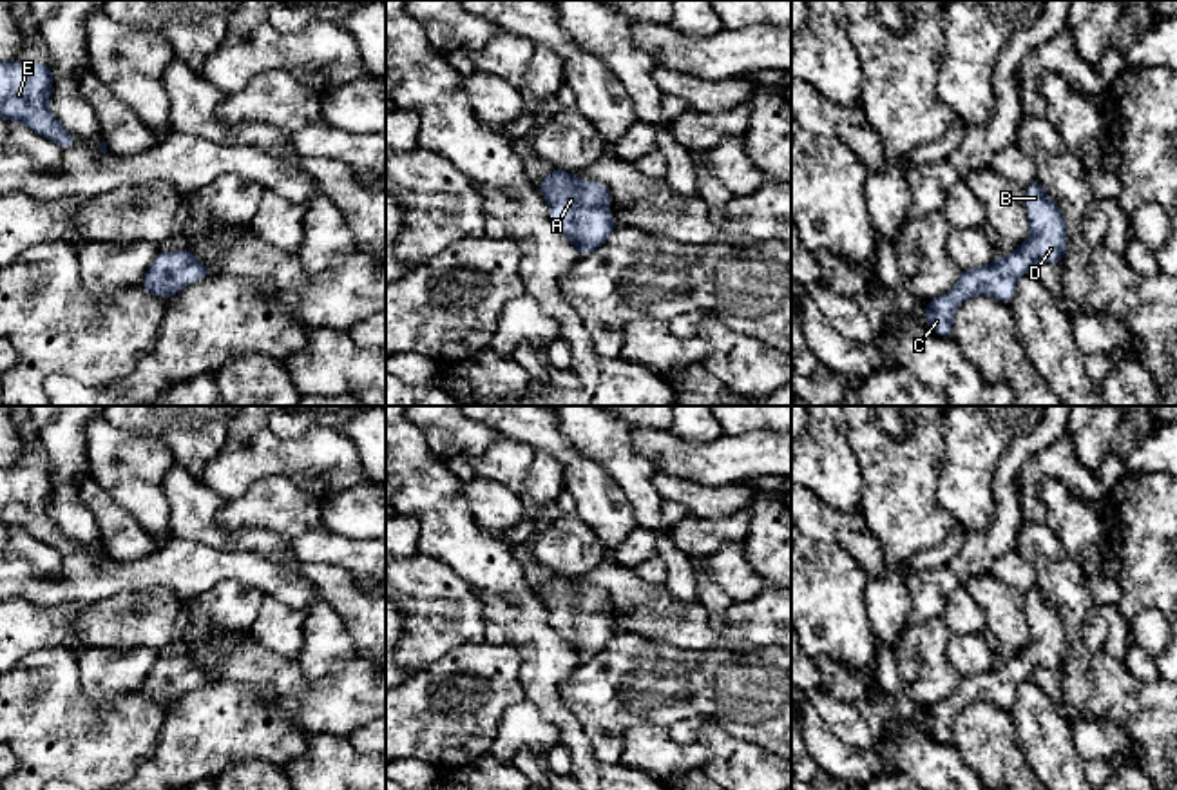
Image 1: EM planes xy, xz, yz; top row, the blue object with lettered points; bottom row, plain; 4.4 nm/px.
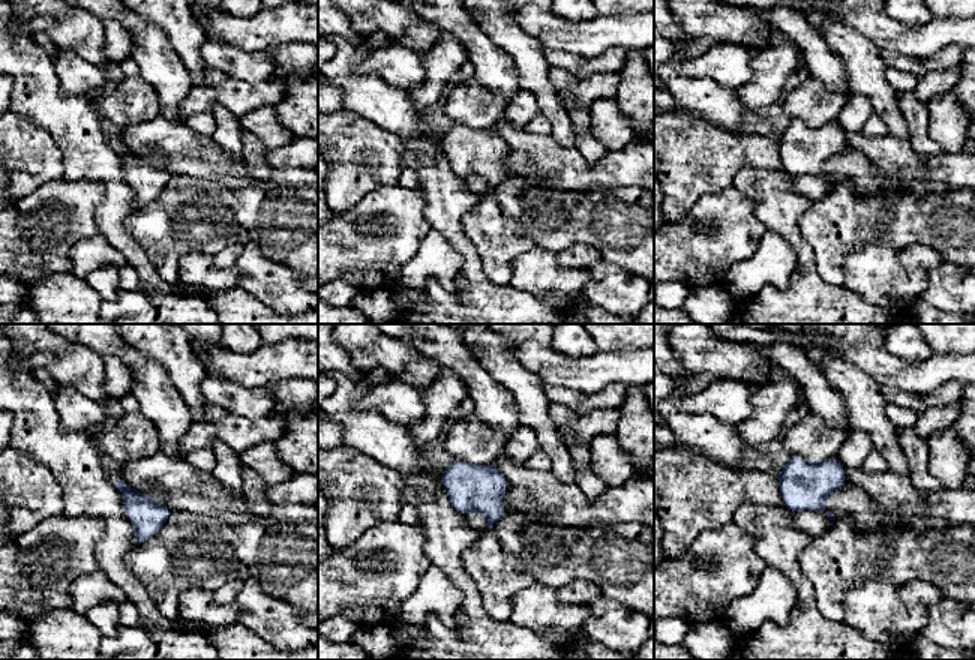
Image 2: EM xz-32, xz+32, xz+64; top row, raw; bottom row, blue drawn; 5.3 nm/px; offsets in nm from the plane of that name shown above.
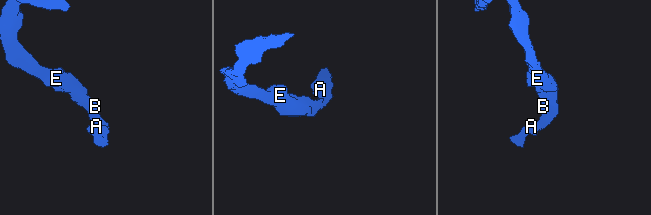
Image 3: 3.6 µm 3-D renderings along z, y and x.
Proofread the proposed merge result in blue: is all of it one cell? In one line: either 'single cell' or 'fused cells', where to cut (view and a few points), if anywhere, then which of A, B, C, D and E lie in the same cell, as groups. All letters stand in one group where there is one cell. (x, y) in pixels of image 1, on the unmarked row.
single cell; no cut; A B C D E

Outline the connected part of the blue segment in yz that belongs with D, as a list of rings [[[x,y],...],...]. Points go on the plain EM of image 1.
[[[1036,583],[1025,598],[1030,643],[1007,663],[980,674],[963,676],[949,699],[925,708],[925,728],[940,743],[952,745],[952,725],[963,705],[992,701],[1003,710],[1014,703],[1016,689],[1036,667],[1061,669],[1067,656],[1065,621]]]

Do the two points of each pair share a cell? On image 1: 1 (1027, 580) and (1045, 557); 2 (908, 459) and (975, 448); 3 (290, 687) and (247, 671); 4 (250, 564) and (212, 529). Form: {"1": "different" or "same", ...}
{"1": "different", "2": "different", "3": "same", "4": "different"}

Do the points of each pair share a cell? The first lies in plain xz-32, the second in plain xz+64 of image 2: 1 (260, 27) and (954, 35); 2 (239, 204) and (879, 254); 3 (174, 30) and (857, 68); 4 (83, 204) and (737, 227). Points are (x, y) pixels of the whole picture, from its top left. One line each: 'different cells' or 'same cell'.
1: same cell
2: different cells
3: same cell
4: same cell

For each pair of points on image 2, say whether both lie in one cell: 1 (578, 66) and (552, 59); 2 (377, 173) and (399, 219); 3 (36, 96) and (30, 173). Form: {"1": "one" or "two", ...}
{"1": "one", "2": "two", "3": "two"}

